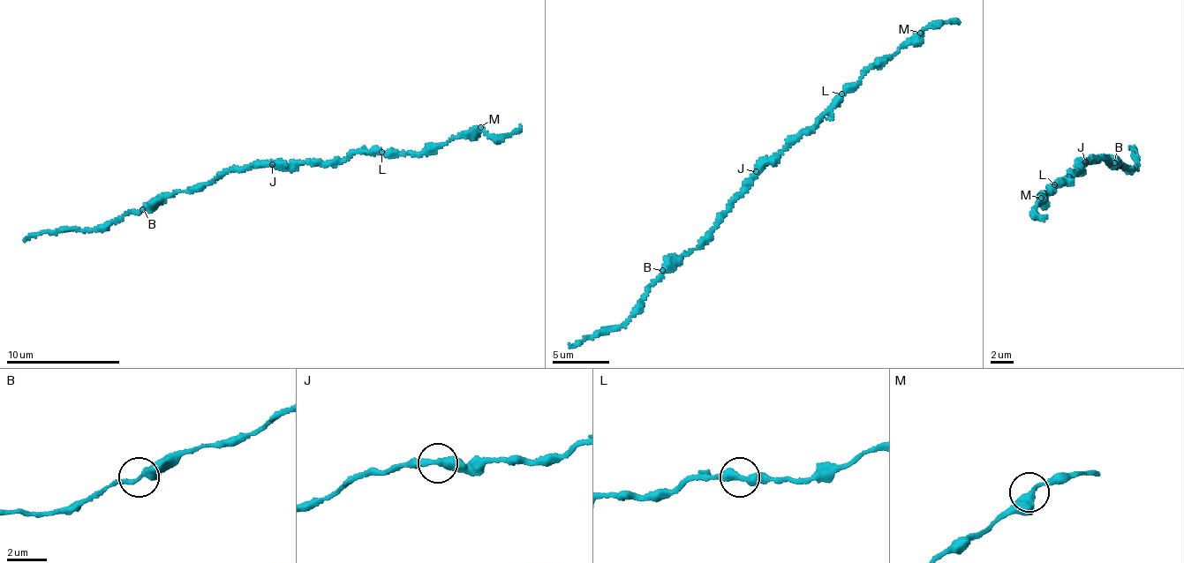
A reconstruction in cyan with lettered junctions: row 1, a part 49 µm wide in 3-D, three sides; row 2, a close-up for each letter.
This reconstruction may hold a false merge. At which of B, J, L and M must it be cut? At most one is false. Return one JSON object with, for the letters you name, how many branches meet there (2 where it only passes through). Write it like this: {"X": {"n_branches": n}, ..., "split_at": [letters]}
{"split_at": []}

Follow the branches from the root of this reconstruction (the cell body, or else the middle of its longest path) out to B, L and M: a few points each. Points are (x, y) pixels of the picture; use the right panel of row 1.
B: (1089, 162), (1088, 160), (1092, 156), (1117, 164), (1112, 157), (1109, 161), (1113, 162)
L: (1089, 162), (1081, 168), (1083, 172), (1069, 177), (1072, 182), (1065, 179), (1054, 184)
M: (1089, 162), (1069, 177), (1072, 182), (1065, 179), (1052, 194), (1041, 196), (1045, 202), (1041, 198)

